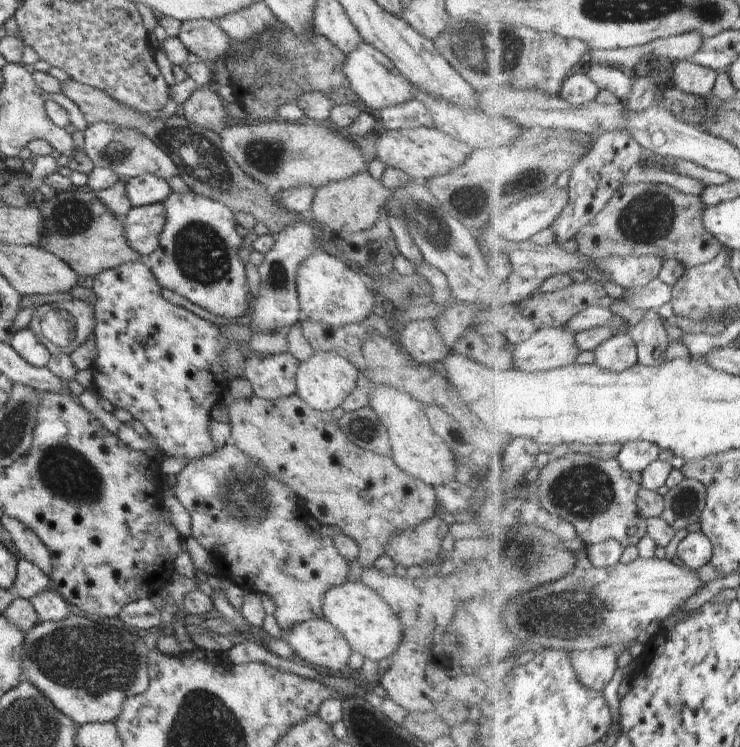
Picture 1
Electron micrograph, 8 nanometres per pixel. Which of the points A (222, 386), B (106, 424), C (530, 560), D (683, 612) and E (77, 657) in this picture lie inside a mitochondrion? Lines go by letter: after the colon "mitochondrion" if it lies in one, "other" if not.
A: other
B: other
C: mitochondrion
D: other
E: mitochondrion

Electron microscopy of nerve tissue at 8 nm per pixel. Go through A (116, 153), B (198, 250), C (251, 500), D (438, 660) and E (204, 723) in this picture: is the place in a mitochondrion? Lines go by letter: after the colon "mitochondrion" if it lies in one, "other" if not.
A: mitochondrion
B: mitochondrion
C: mitochondrion
D: other
E: mitochondrion

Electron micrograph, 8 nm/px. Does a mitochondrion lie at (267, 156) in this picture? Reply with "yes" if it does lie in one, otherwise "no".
yes

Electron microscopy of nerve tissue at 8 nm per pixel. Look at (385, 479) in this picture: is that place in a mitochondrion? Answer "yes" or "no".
yes

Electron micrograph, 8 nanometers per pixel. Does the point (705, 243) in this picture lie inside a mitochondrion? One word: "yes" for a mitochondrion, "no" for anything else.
no

